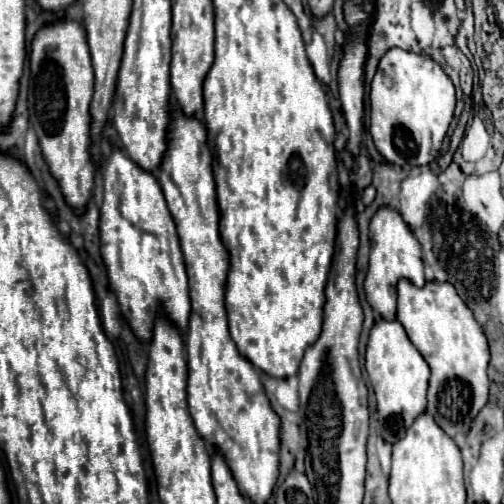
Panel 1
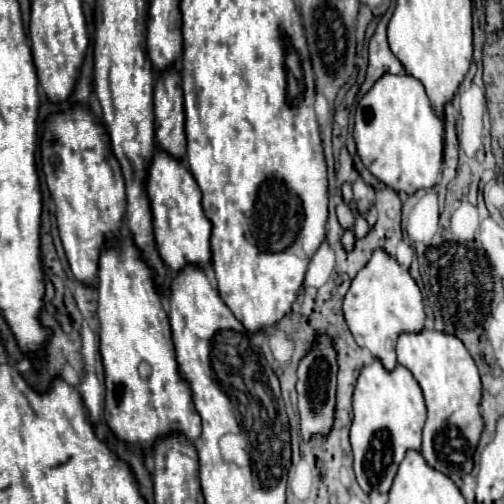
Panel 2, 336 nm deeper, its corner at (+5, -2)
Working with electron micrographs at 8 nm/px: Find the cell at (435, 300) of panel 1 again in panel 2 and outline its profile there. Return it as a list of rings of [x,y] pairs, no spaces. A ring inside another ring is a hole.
[[[424,328],[420,332],[400,334],[396,354],[398,364],[406,366],[414,374],[424,392],[428,418],[422,436],[422,456],[432,468],[444,472],[460,484],[462,476],[466,476],[474,466],[472,456],[482,432],[482,384],[478,368],[460,338],[438,330]]]

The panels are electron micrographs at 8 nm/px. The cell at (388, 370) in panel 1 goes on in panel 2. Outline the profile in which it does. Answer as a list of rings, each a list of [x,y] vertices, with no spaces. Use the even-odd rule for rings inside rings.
[[[378,358],[360,370],[354,388],[354,420],[350,428],[350,442],[354,454],[356,480],[364,492],[372,488],[388,492],[396,476],[398,464],[406,450],[420,450],[422,426],[426,420],[424,394],[412,372],[398,364],[394,370],[386,370]]]

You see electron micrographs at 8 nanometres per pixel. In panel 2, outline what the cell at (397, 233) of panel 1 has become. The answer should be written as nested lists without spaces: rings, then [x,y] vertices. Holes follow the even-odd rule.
[[[378,248],[372,254],[370,262],[358,272],[354,282],[350,284],[350,290],[346,292],[344,318],[358,346],[368,348],[372,356],[382,360],[386,370],[392,370],[396,366],[396,338],[402,332],[418,332],[424,328],[424,298],[410,272],[404,270],[394,256]]]

